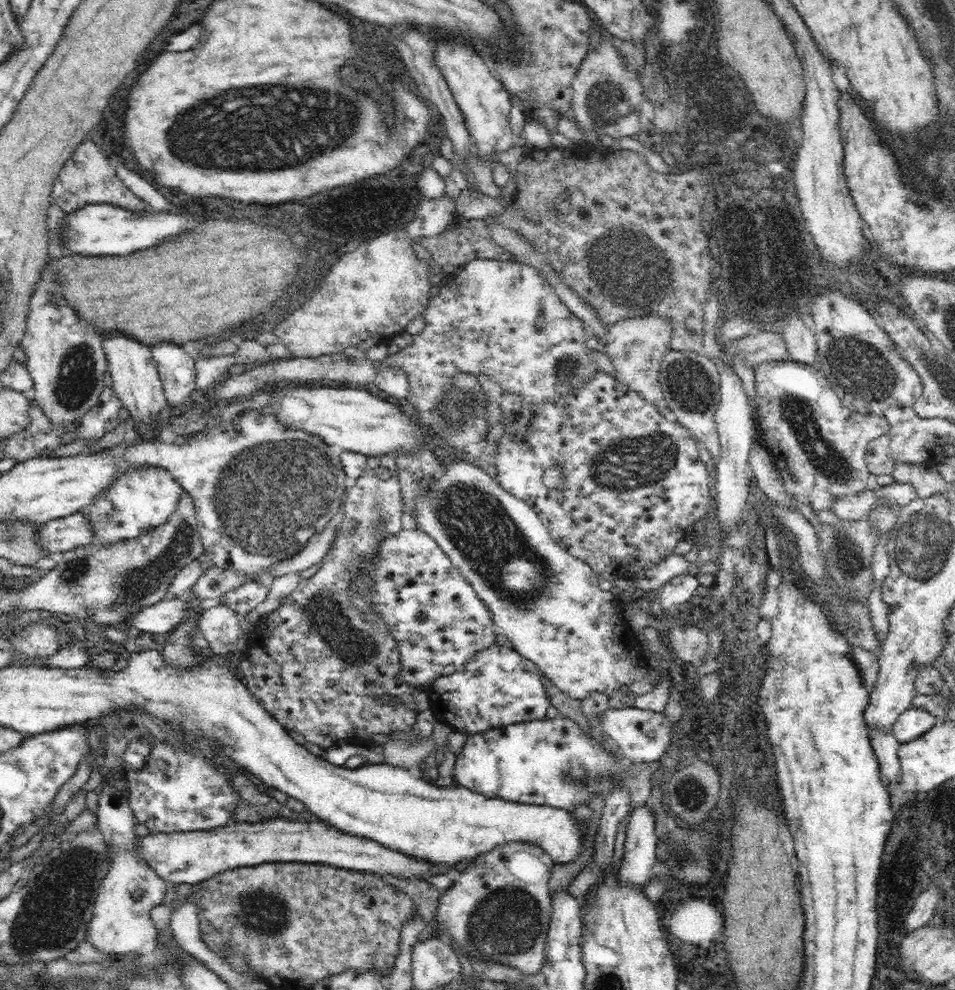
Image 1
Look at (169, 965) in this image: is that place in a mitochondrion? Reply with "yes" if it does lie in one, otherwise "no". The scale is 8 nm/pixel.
yes

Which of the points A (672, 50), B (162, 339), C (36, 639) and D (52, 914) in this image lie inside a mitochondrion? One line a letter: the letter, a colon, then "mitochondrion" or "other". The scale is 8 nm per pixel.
A: mitochondrion
B: other
C: mitochondrion
D: mitochondrion

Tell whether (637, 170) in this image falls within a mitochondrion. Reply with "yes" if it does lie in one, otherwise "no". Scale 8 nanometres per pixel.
no

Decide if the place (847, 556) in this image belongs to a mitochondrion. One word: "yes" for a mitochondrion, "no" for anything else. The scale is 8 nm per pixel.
yes

